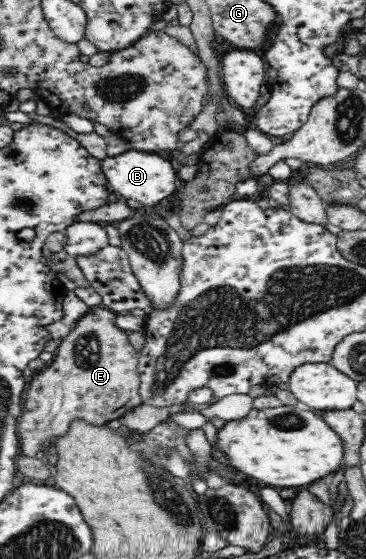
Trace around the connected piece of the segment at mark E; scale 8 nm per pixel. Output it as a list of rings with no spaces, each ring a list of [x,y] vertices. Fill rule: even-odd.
[[[102,305],[90,308],[62,339],[51,361],[33,373],[16,430],[20,455],[35,458],[45,441],[67,433],[74,420],[107,424],[142,405],[138,351],[127,338],[129,332],[113,324],[117,316]]]

